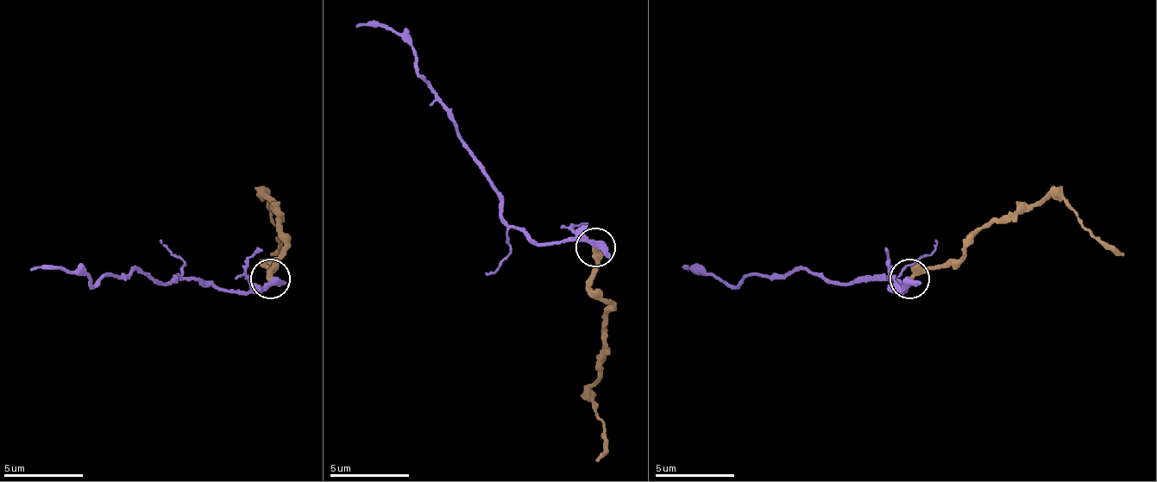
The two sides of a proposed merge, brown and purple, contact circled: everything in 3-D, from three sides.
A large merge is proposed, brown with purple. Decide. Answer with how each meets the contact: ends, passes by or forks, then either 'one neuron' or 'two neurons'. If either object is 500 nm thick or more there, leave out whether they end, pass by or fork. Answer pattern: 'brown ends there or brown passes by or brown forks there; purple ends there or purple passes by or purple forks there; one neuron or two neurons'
two neurons

